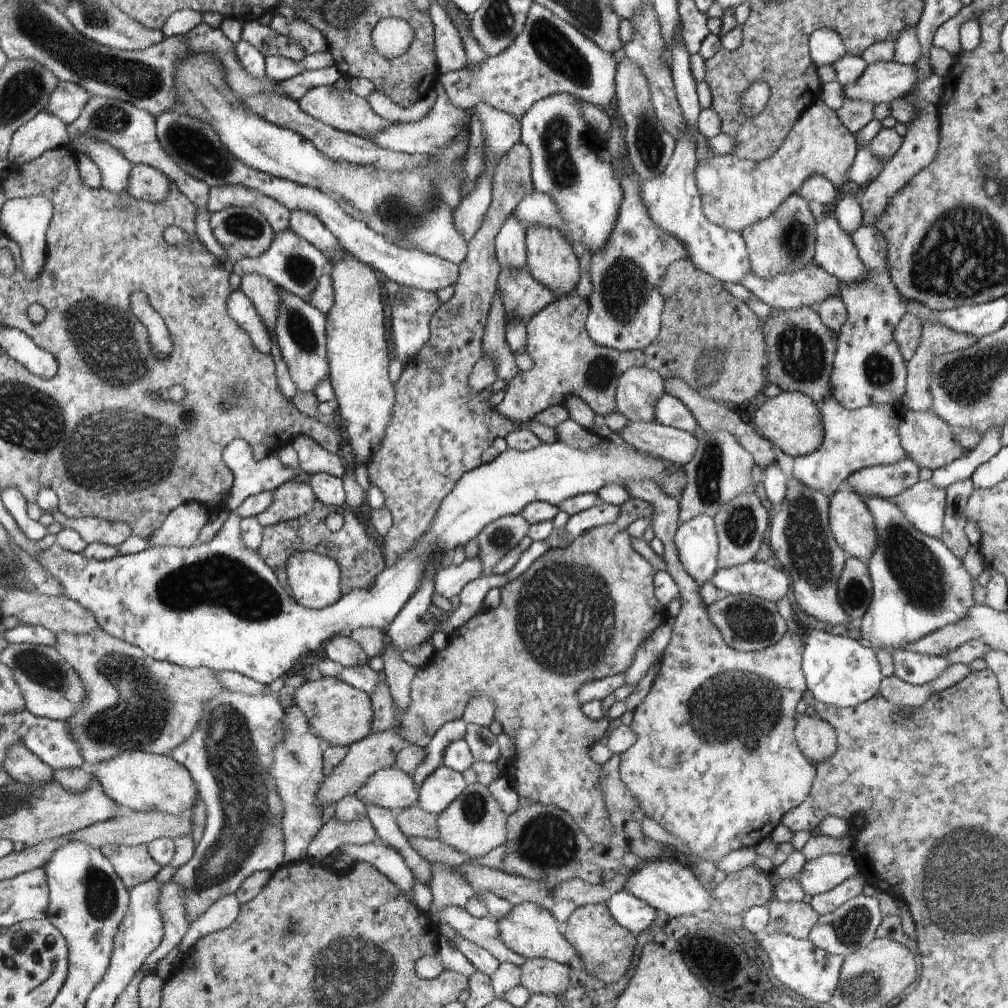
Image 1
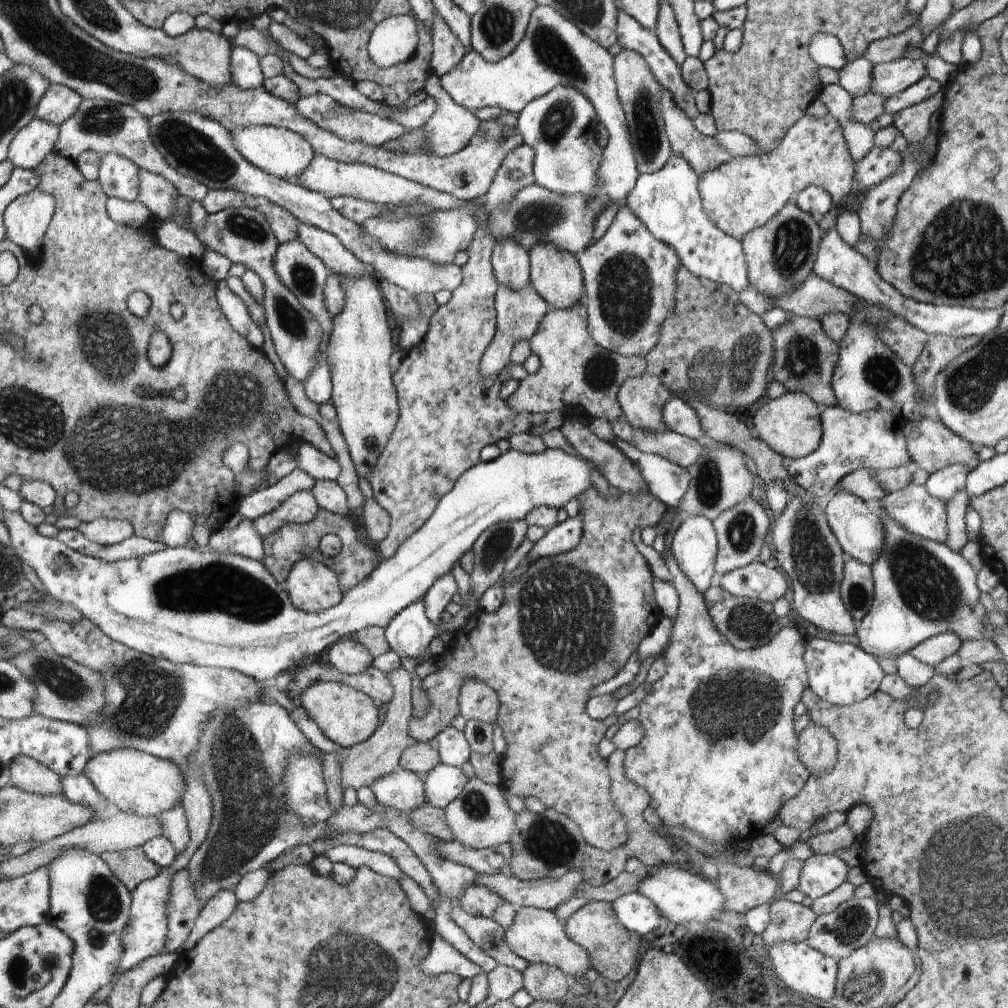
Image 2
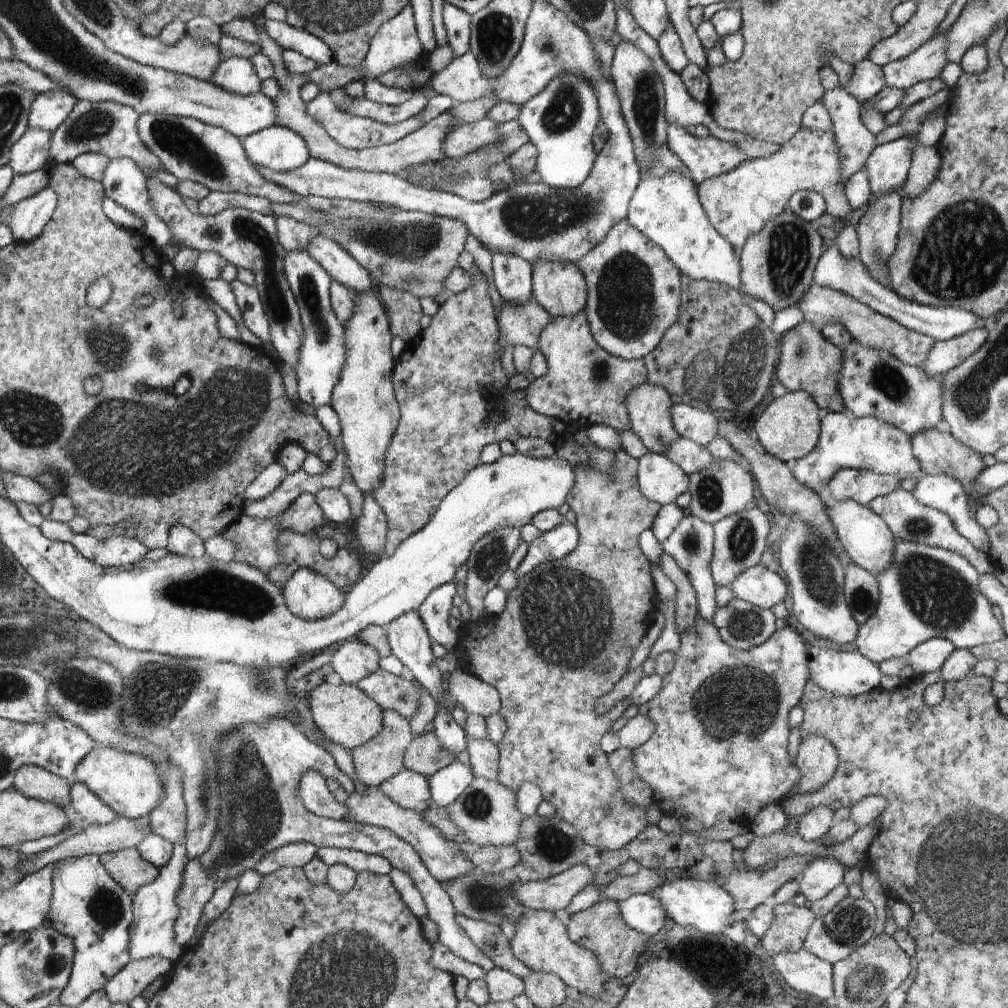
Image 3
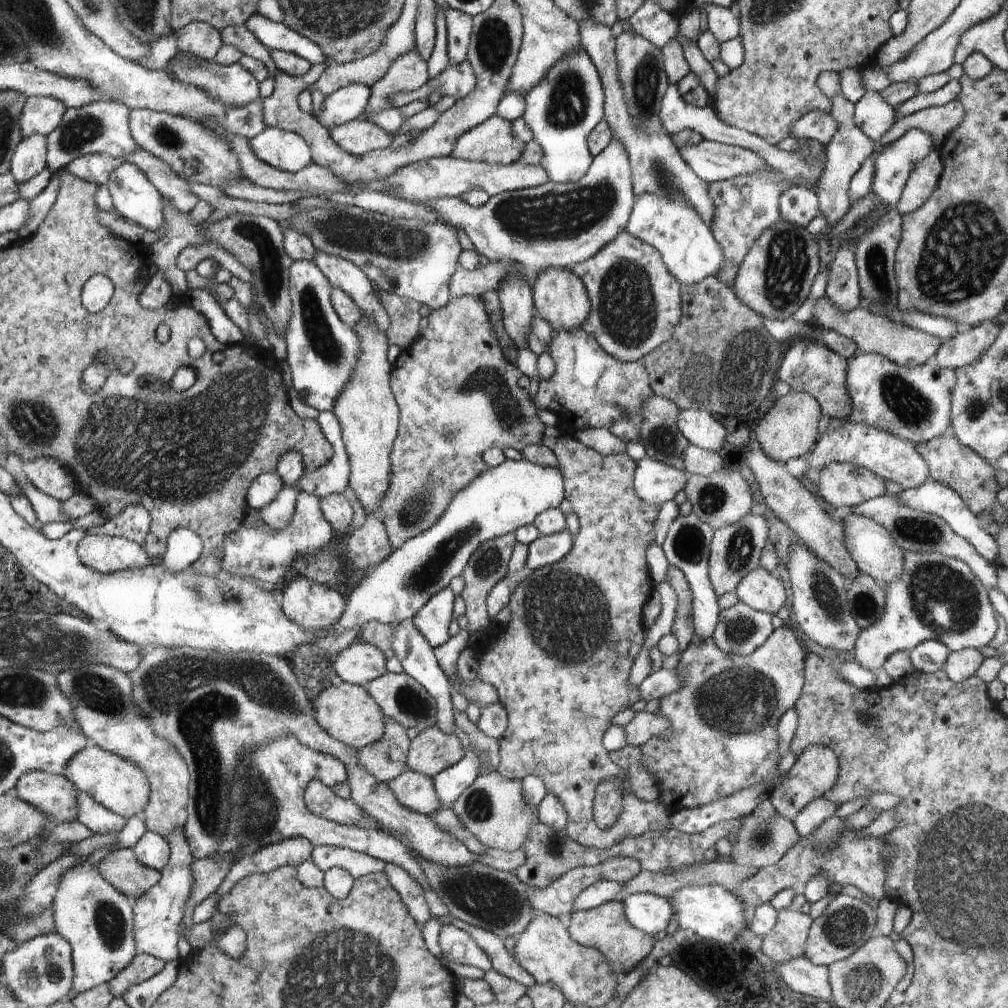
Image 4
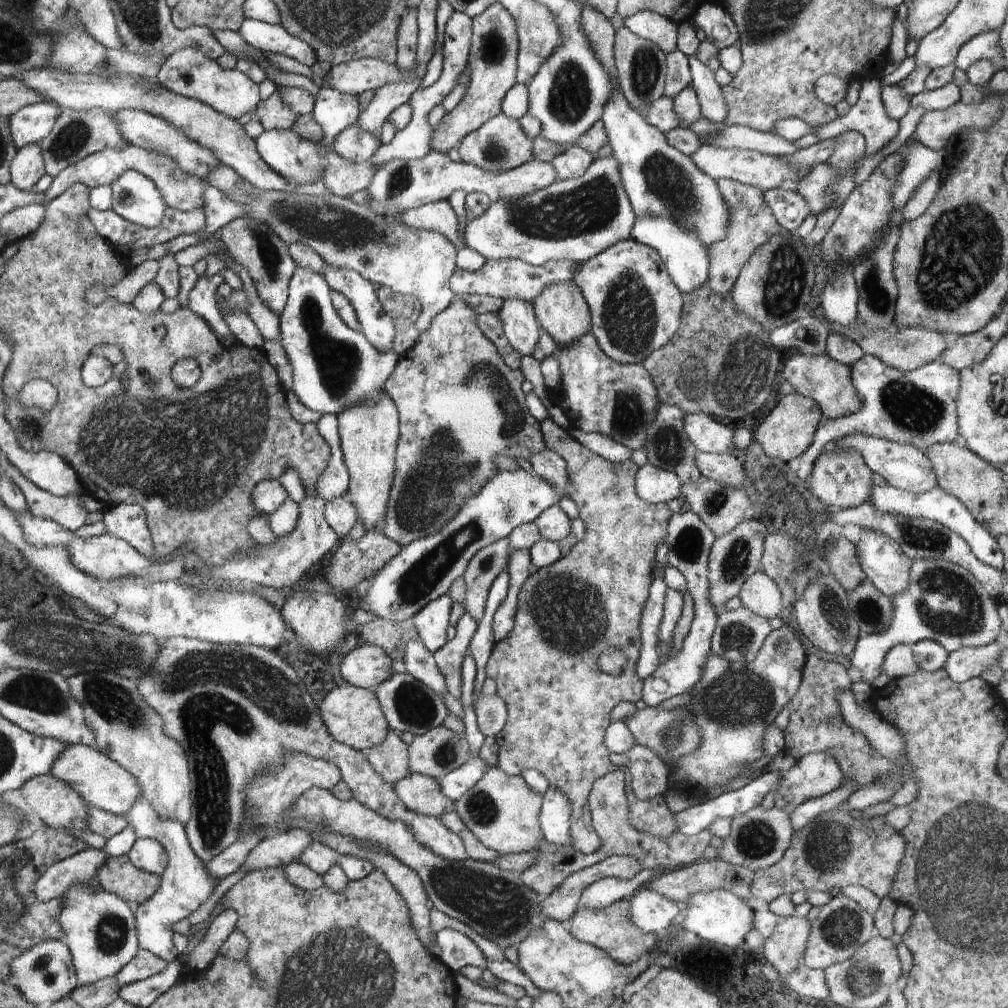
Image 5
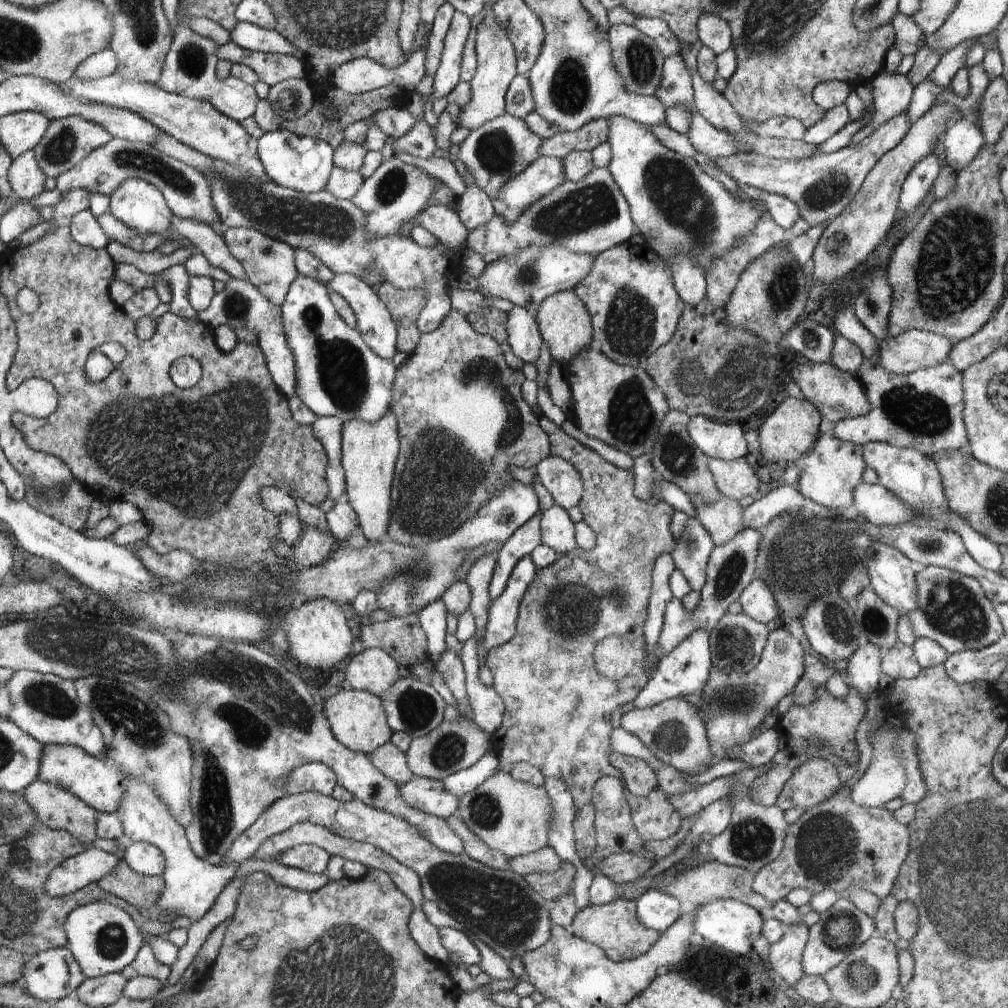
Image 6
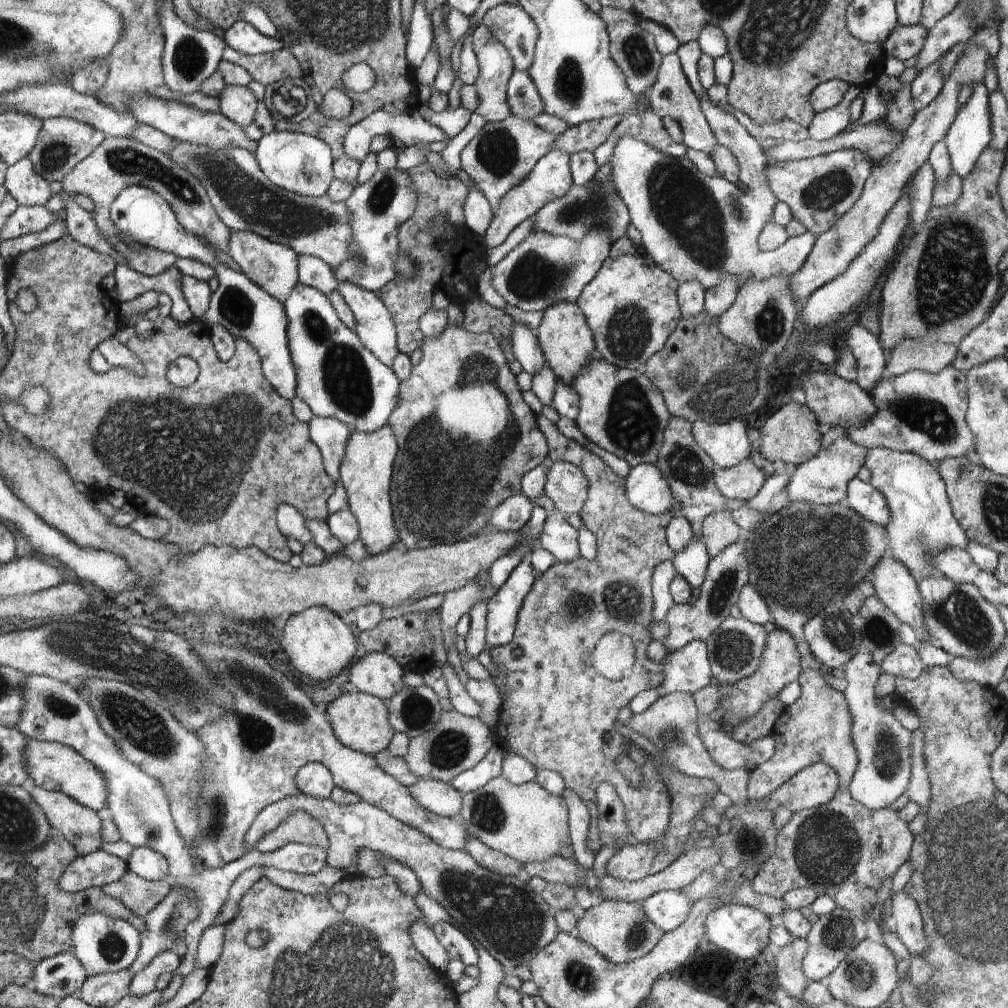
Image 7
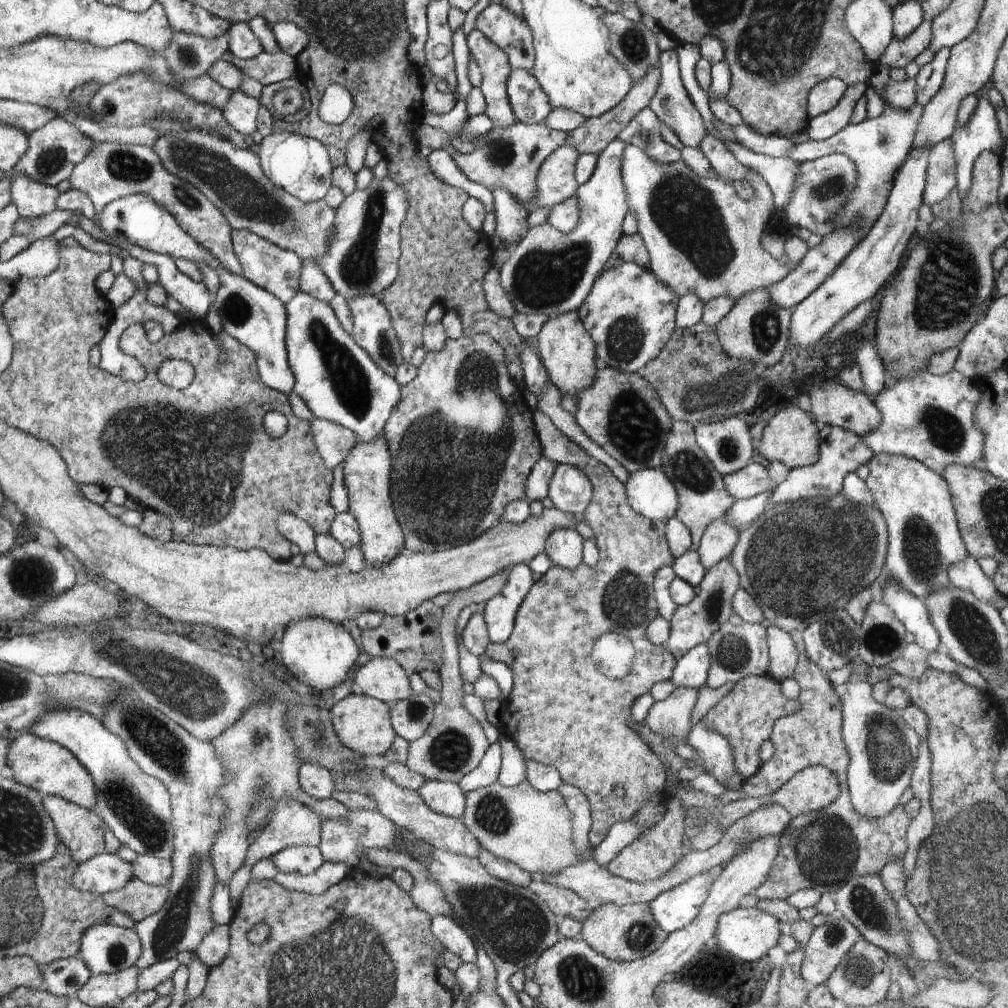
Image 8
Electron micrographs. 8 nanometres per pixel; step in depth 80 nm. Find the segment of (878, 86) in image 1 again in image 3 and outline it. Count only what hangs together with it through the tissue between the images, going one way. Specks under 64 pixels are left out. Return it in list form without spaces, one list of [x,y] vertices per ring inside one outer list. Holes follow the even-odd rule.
[[[948,31],[940,32],[907,58],[888,62],[886,66],[882,66],[886,86],[906,90],[916,83],[940,76],[944,66],[950,64],[946,58],[946,50],[948,50],[948,44],[944,42],[946,36]]]

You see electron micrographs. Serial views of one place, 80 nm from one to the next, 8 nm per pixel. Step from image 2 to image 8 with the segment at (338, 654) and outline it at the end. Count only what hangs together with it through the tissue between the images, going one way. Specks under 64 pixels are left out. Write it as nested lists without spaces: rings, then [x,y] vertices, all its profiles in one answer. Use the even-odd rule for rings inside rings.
[[[376,657],[355,674],[356,690],[391,706],[412,693],[409,674],[394,660]]]

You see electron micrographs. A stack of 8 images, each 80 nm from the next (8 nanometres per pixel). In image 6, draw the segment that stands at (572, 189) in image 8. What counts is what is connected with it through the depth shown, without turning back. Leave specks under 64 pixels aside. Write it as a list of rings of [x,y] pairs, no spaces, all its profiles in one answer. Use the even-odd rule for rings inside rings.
[[[540,156],[526,170],[518,173],[518,176],[508,179],[498,190],[497,197],[492,199],[495,214],[504,219],[504,224],[510,226],[519,220],[520,215],[544,195],[551,193],[566,181],[563,159]]]

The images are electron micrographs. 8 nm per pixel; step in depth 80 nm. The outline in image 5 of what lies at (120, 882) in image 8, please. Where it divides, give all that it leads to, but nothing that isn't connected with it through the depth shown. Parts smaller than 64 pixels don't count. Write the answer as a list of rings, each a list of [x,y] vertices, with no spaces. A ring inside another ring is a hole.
[[[88,848],[54,863],[36,881],[36,898],[44,902],[60,899],[74,885],[91,883],[108,858],[103,850]]]

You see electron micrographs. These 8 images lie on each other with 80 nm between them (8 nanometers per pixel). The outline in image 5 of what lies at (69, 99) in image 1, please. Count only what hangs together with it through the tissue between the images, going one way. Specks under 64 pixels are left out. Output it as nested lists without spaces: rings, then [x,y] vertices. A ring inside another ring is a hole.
[[[53,101],[36,102],[36,104],[24,106],[11,115],[10,136],[16,149],[43,141],[56,126],[56,120],[62,111],[63,109]]]

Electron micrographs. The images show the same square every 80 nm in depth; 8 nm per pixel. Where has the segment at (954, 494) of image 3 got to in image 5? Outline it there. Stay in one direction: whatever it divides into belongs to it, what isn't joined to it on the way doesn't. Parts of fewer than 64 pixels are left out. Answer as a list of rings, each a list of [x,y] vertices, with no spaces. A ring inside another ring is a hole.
[[[874,485],[866,502],[872,504],[880,512],[890,512],[890,514],[900,514],[900,516],[908,516],[908,518],[922,518],[940,522],[944,526],[948,526],[952,532],[958,534],[970,546],[970,550],[976,554],[980,562],[992,566],[998,571],[1003,569],[1004,554],[1000,551],[997,540],[978,523],[970,510],[954,494],[948,494],[938,486],[928,490],[928,492],[922,492],[922,494],[913,494],[895,487]]]

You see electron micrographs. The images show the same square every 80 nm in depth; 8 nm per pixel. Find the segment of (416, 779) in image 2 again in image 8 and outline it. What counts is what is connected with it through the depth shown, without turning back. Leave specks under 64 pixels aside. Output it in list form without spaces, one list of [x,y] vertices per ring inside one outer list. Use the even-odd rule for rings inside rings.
[[[428,781],[417,791],[420,798],[434,812],[461,818],[465,809],[465,793],[460,785],[444,781]]]

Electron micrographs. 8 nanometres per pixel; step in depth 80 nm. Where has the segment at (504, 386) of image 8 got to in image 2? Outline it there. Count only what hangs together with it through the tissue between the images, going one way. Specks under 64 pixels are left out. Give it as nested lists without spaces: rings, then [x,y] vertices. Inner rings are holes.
[[[482,226],[476,229],[474,238],[470,243],[467,253],[469,261],[461,268],[463,274],[463,281],[461,285],[454,289],[450,300],[445,305],[440,305],[436,312],[430,317],[428,332],[424,335],[419,345],[413,346],[410,350],[403,352],[404,356],[401,364],[396,372],[393,373],[393,383],[395,391],[397,392],[397,403],[399,406],[399,417],[396,423],[396,428],[392,431],[391,437],[388,439],[384,450],[380,453],[377,465],[374,467],[372,474],[369,476],[369,483],[373,489],[373,495],[376,502],[389,512],[391,521],[390,528],[386,538],[379,542],[378,550],[379,555],[384,559],[394,556],[396,549],[411,535],[414,534],[427,520],[432,516],[434,509],[439,503],[439,498],[442,498],[452,487],[456,484],[458,478],[464,471],[476,466],[481,462],[481,450],[488,445],[494,445],[501,438],[509,439],[516,433],[530,433],[542,437],[544,433],[550,432],[554,429],[559,429],[566,420],[567,416],[562,413],[551,412],[550,414],[535,414],[535,413],[513,413],[512,409],[506,404],[506,401],[500,397],[500,388],[502,386],[501,380],[498,376],[483,377],[480,373],[480,363],[484,351],[490,346],[497,329],[497,312],[495,311],[495,294],[499,289],[499,284],[496,282],[494,276],[493,266],[491,263],[491,254],[496,248],[497,242],[492,238],[489,227]]]

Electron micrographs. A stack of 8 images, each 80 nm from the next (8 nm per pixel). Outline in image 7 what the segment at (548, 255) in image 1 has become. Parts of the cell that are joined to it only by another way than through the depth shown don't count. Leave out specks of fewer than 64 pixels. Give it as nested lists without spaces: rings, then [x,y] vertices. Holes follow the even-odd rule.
[[[558,303],[548,307],[543,312],[542,322],[535,335],[545,356],[545,364],[552,369],[558,381],[572,387],[575,378],[592,360],[590,354],[595,348],[592,331],[589,329],[580,307],[577,303]]]

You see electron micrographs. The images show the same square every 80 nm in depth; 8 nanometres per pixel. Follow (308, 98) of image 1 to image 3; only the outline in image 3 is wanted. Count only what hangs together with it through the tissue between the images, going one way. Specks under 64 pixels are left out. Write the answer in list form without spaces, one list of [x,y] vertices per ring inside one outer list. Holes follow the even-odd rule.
[[[327,93],[318,94],[311,102],[304,103],[304,112],[314,122],[318,122],[326,130],[328,137],[332,138],[339,146],[353,150],[370,149],[379,145],[393,144],[405,138],[408,134],[414,132],[414,130],[422,128],[425,124],[425,122],[422,122],[420,113],[403,122],[398,122],[394,126],[387,126],[386,124],[382,124],[382,122],[376,122],[376,120],[371,120],[370,118],[350,115],[346,110],[338,110],[337,104],[334,103],[333,98]]]

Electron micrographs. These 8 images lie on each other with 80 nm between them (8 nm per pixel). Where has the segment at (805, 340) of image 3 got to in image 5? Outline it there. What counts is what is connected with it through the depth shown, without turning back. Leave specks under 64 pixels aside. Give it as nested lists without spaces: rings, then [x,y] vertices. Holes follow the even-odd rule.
[[[796,352],[788,360],[782,371],[782,376],[796,390],[796,393],[815,401],[824,419],[830,422],[846,418],[860,410],[860,396],[852,386],[850,367],[833,360],[827,353],[818,356],[808,356]]]

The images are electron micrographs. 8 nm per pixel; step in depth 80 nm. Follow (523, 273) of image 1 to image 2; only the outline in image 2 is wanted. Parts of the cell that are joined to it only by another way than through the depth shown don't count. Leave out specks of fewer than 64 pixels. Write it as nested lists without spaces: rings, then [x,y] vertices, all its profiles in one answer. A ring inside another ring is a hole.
[[[531,284],[522,291],[512,291],[500,287],[495,294],[495,311],[497,312],[497,329],[481,358],[479,373],[483,377],[498,376],[499,372],[511,360],[513,346],[520,341],[528,341],[536,334],[536,329],[551,306],[532,288]]]

